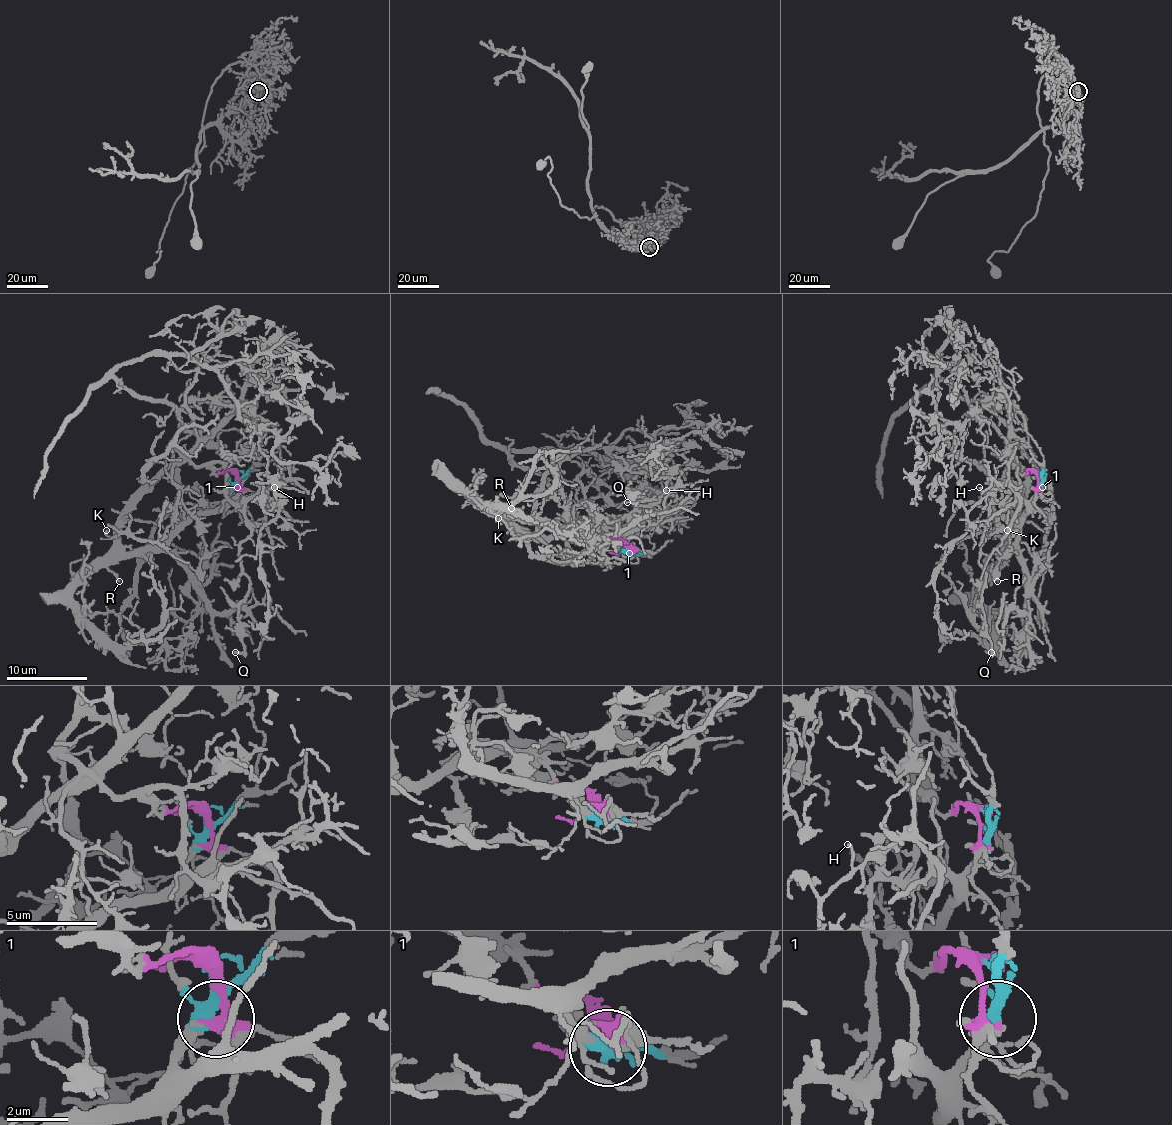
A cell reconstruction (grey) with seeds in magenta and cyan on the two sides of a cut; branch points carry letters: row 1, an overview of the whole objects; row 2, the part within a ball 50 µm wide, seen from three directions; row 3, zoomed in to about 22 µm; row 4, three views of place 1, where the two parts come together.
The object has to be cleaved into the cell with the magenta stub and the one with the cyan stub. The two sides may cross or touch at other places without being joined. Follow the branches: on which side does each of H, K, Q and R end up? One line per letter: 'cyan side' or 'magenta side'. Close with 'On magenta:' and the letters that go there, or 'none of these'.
H: magenta side
K: cyan side
Q: magenta side
R: cyan side
On magenta: H, Q

